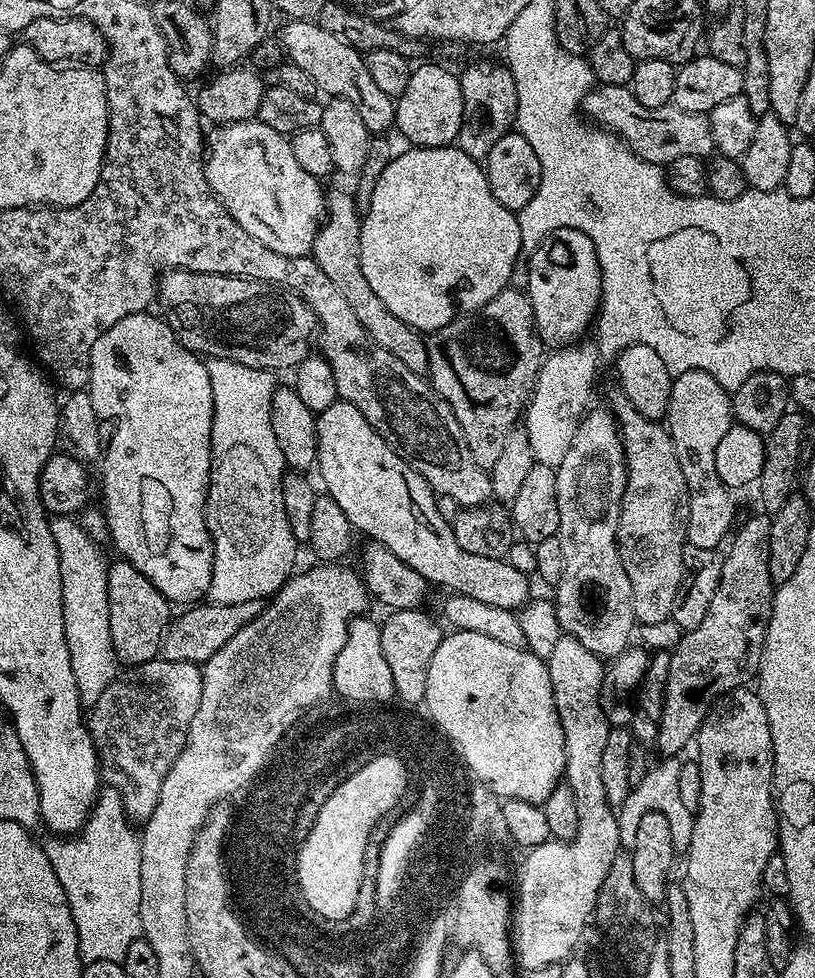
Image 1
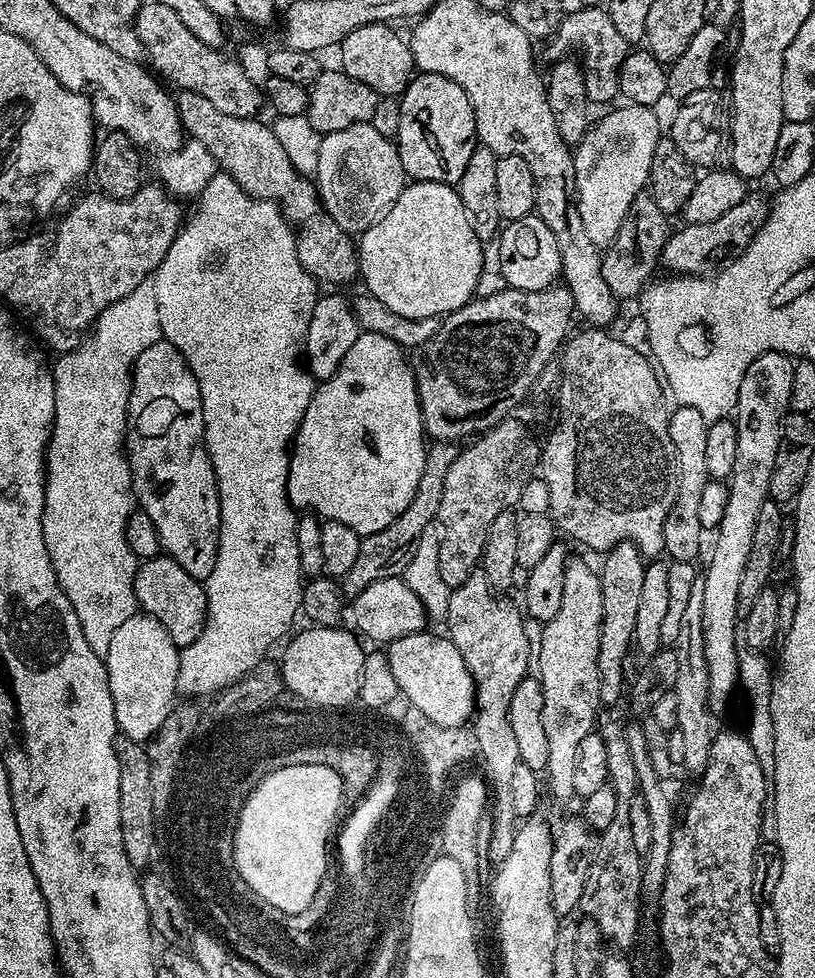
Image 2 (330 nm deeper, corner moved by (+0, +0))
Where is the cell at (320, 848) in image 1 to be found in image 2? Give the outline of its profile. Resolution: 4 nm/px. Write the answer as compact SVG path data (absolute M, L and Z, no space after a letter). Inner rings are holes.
M301 764L286 766L274 770L274 774L264 777L249 794L240 811L236 824L235 856L238 873L246 880L254 894L266 900L272 900L288 912L304 908L316 892L316 880L324 872L324 836L328 836L328 827L332 816L336 816L336 803L340 801L340 780L328 772L328 768L304 768Z

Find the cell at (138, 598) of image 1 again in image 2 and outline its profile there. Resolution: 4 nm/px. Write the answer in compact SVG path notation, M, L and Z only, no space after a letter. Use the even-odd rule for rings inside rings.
M161 554L152 560L145 560L137 567L134 594L139 611L160 622L177 648L190 646L190 642L202 634L208 617L204 584L186 574L186 570L182 570L182 566L178 566L178 562L174 562L168 555Z

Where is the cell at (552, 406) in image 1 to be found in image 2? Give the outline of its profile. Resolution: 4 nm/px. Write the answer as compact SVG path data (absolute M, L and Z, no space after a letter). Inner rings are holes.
M621 103L621 108L613 107L600 121L593 123L580 143L574 148L574 182L576 183L576 205L578 214L582 214L582 222L590 237L590 242L598 249L605 249L618 234L618 226L626 218L626 210L630 210L630 202L645 191L650 162L654 162L654 146L662 139L660 120L652 108L641 104Z

